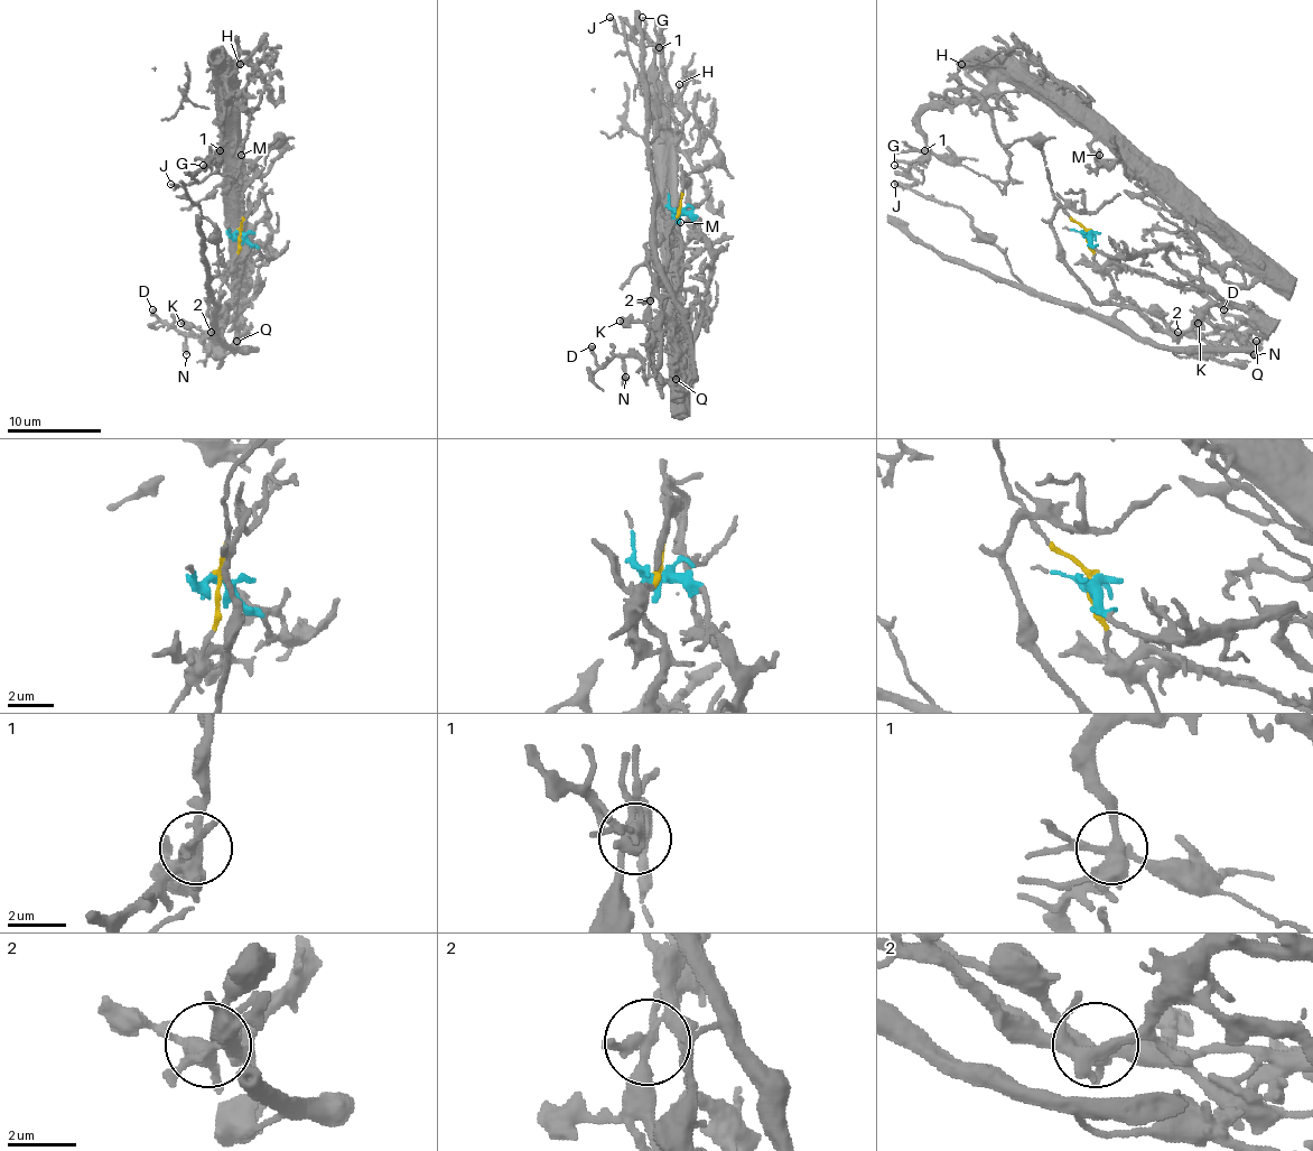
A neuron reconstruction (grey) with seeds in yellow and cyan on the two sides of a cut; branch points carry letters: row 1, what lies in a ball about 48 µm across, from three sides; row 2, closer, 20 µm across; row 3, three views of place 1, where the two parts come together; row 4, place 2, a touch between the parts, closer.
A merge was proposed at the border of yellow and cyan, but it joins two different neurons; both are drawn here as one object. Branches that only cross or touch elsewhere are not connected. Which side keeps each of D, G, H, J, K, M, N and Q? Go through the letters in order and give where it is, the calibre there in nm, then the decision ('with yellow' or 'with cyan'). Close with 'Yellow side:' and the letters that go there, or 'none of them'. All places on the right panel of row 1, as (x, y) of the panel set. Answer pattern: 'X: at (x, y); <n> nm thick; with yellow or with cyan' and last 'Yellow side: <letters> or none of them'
D: at (1223, 309); 240 nm thick; with cyan
G: at (894, 165); 170 nm thick; with cyan
H: at (961, 64); 190 nm thick; with cyan
J: at (894, 184); 220 nm thick; with yellow
K: at (1198, 323); 550 nm thick; with yellow
M: at (1099, 155); 400 nm thick; with cyan
N: at (1254, 354); 320 nm thick; with cyan
Q: at (1256, 341); 240 nm thick; with cyan
Yellow side: J, K

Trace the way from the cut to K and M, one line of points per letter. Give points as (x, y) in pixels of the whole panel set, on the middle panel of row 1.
K: (678, 213), (654, 249), (657, 277), (648, 312), (640, 319), (618, 322)
M: (678, 213), (697, 220), (711, 258), (711, 279), (687, 322), (678, 312), (676, 213), (671, 217), (680, 222)

